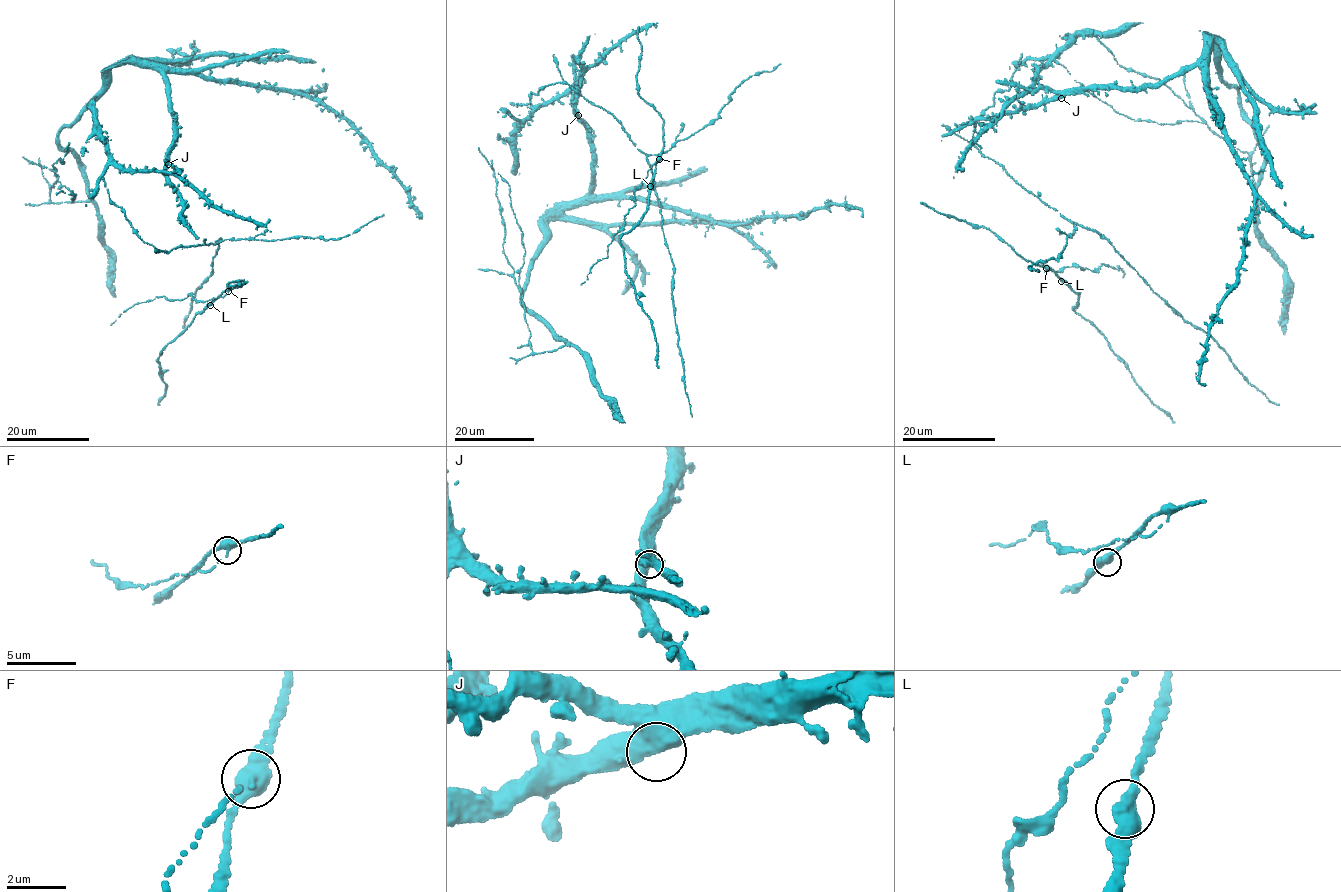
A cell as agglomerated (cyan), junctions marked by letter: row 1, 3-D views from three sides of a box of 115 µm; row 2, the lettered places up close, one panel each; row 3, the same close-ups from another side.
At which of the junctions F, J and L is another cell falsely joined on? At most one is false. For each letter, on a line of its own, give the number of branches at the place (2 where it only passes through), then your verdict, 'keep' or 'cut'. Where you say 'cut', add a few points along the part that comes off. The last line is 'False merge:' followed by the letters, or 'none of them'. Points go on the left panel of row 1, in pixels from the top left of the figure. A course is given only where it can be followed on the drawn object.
F: 2 | cut | (228, 291), (223, 297), (204, 301), (194, 299), (191, 292), (183, 299), (156, 296), (134, 304), (110, 325)
J: 2 | keep
L: 2 | keep
False merge: F

